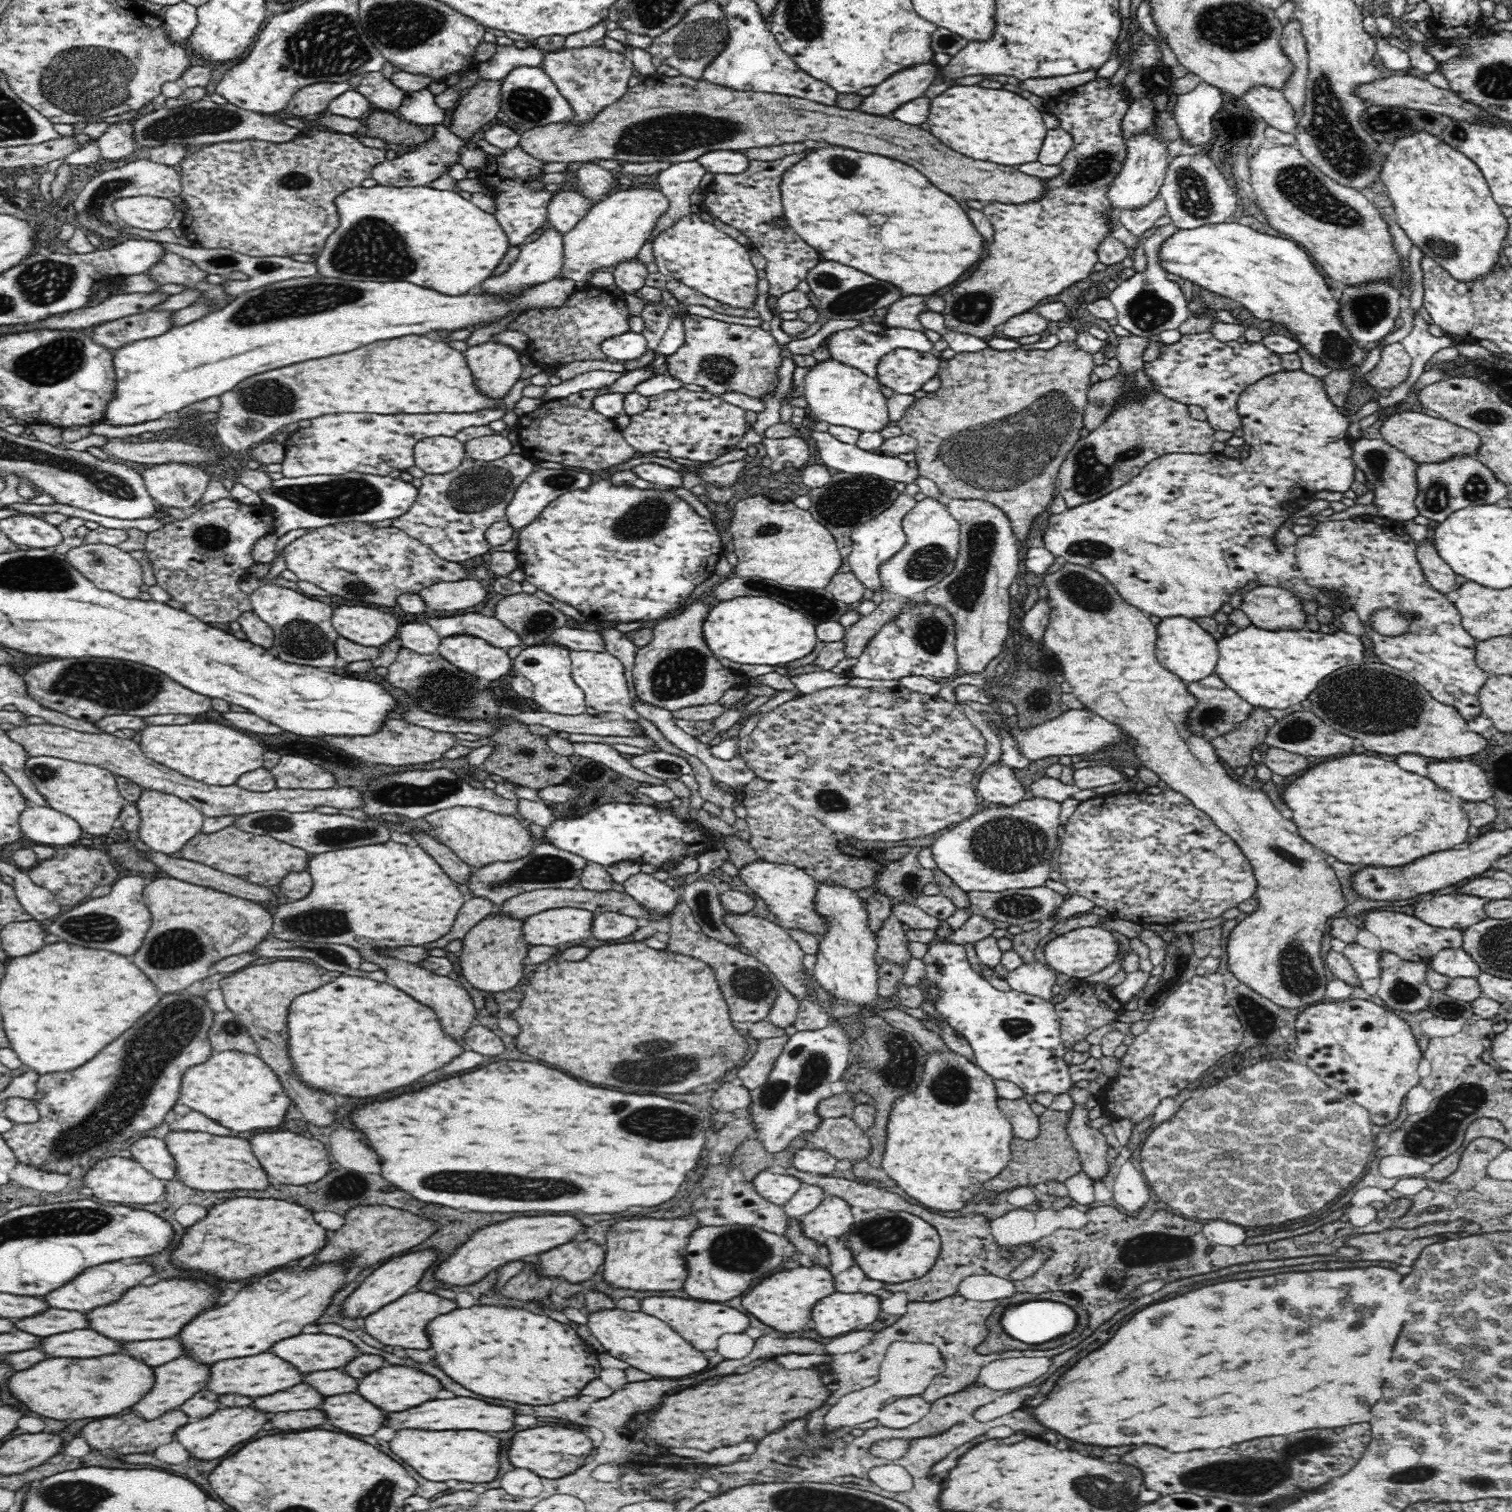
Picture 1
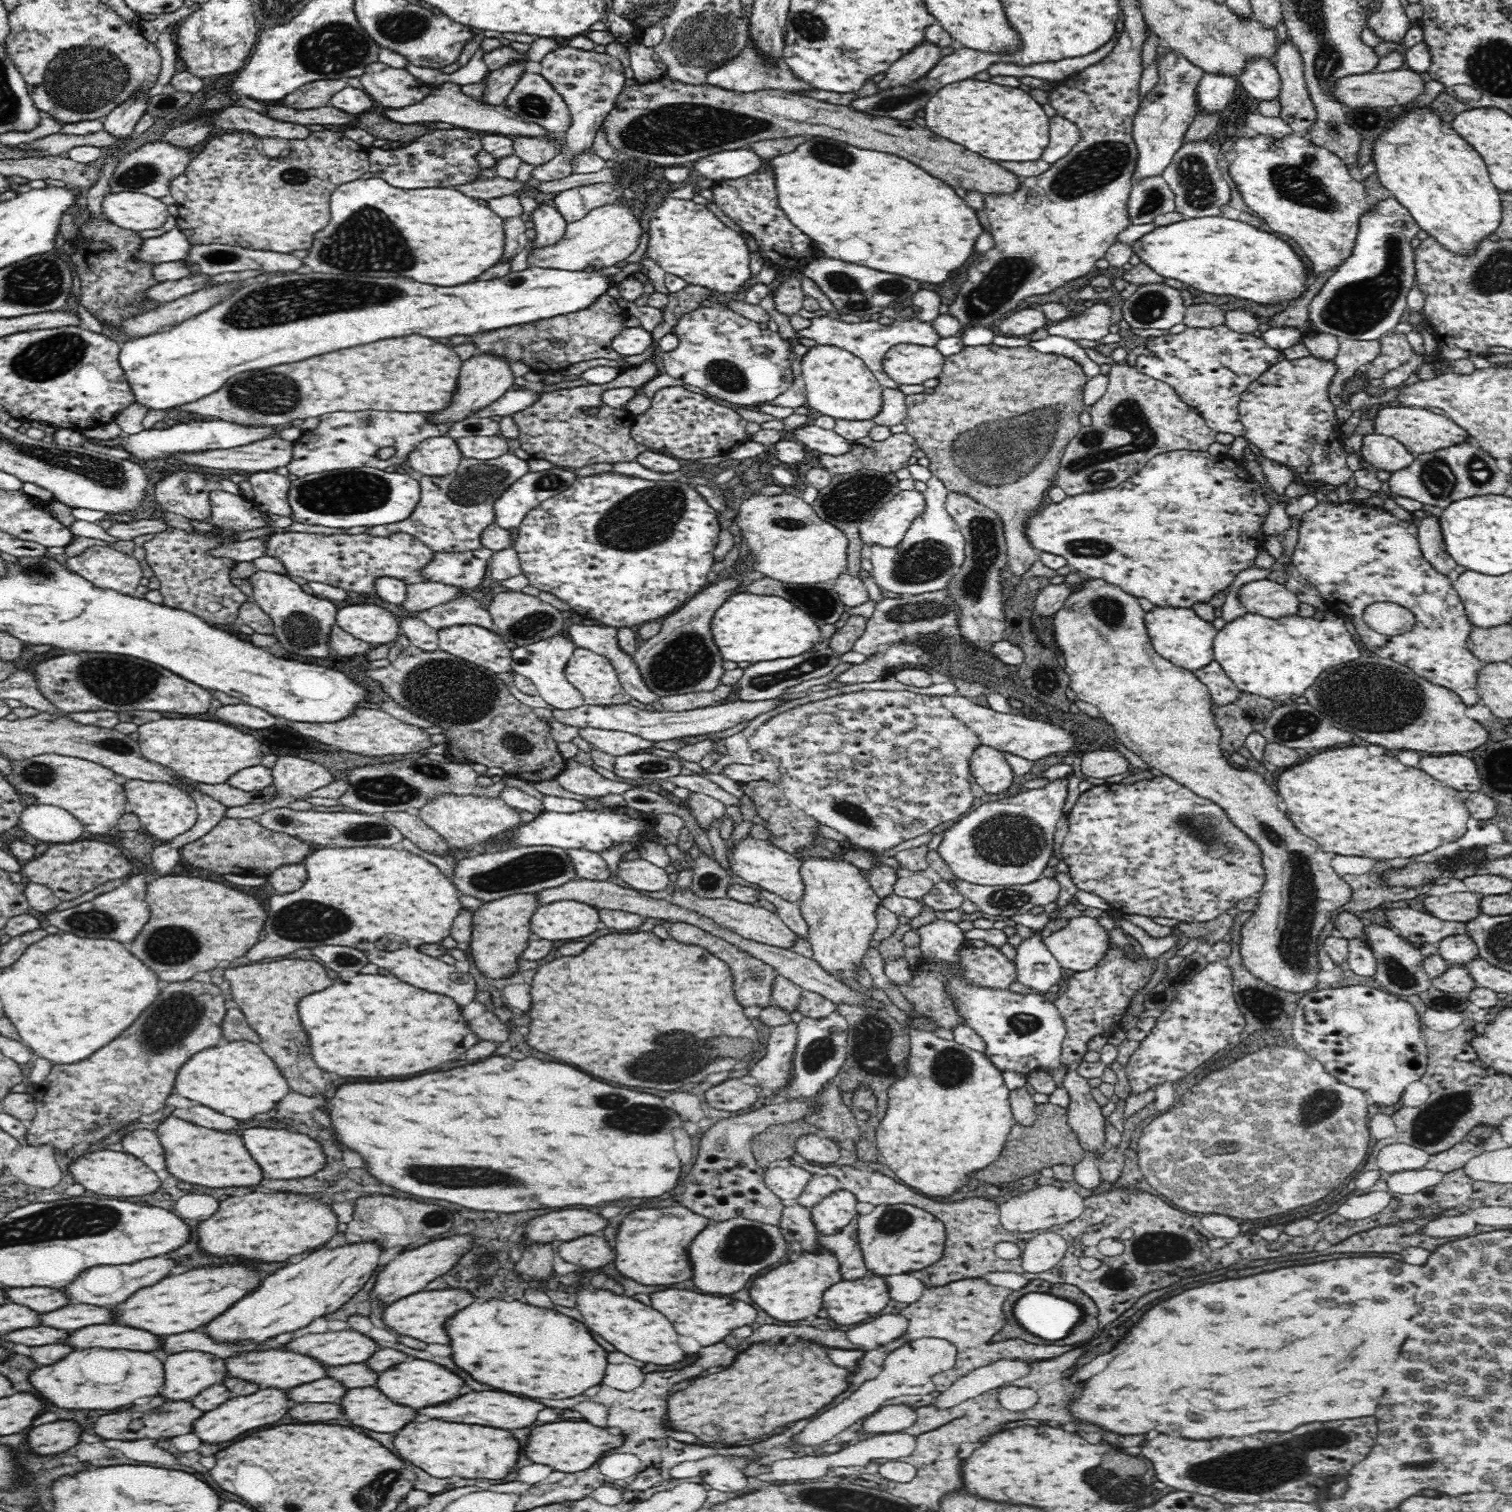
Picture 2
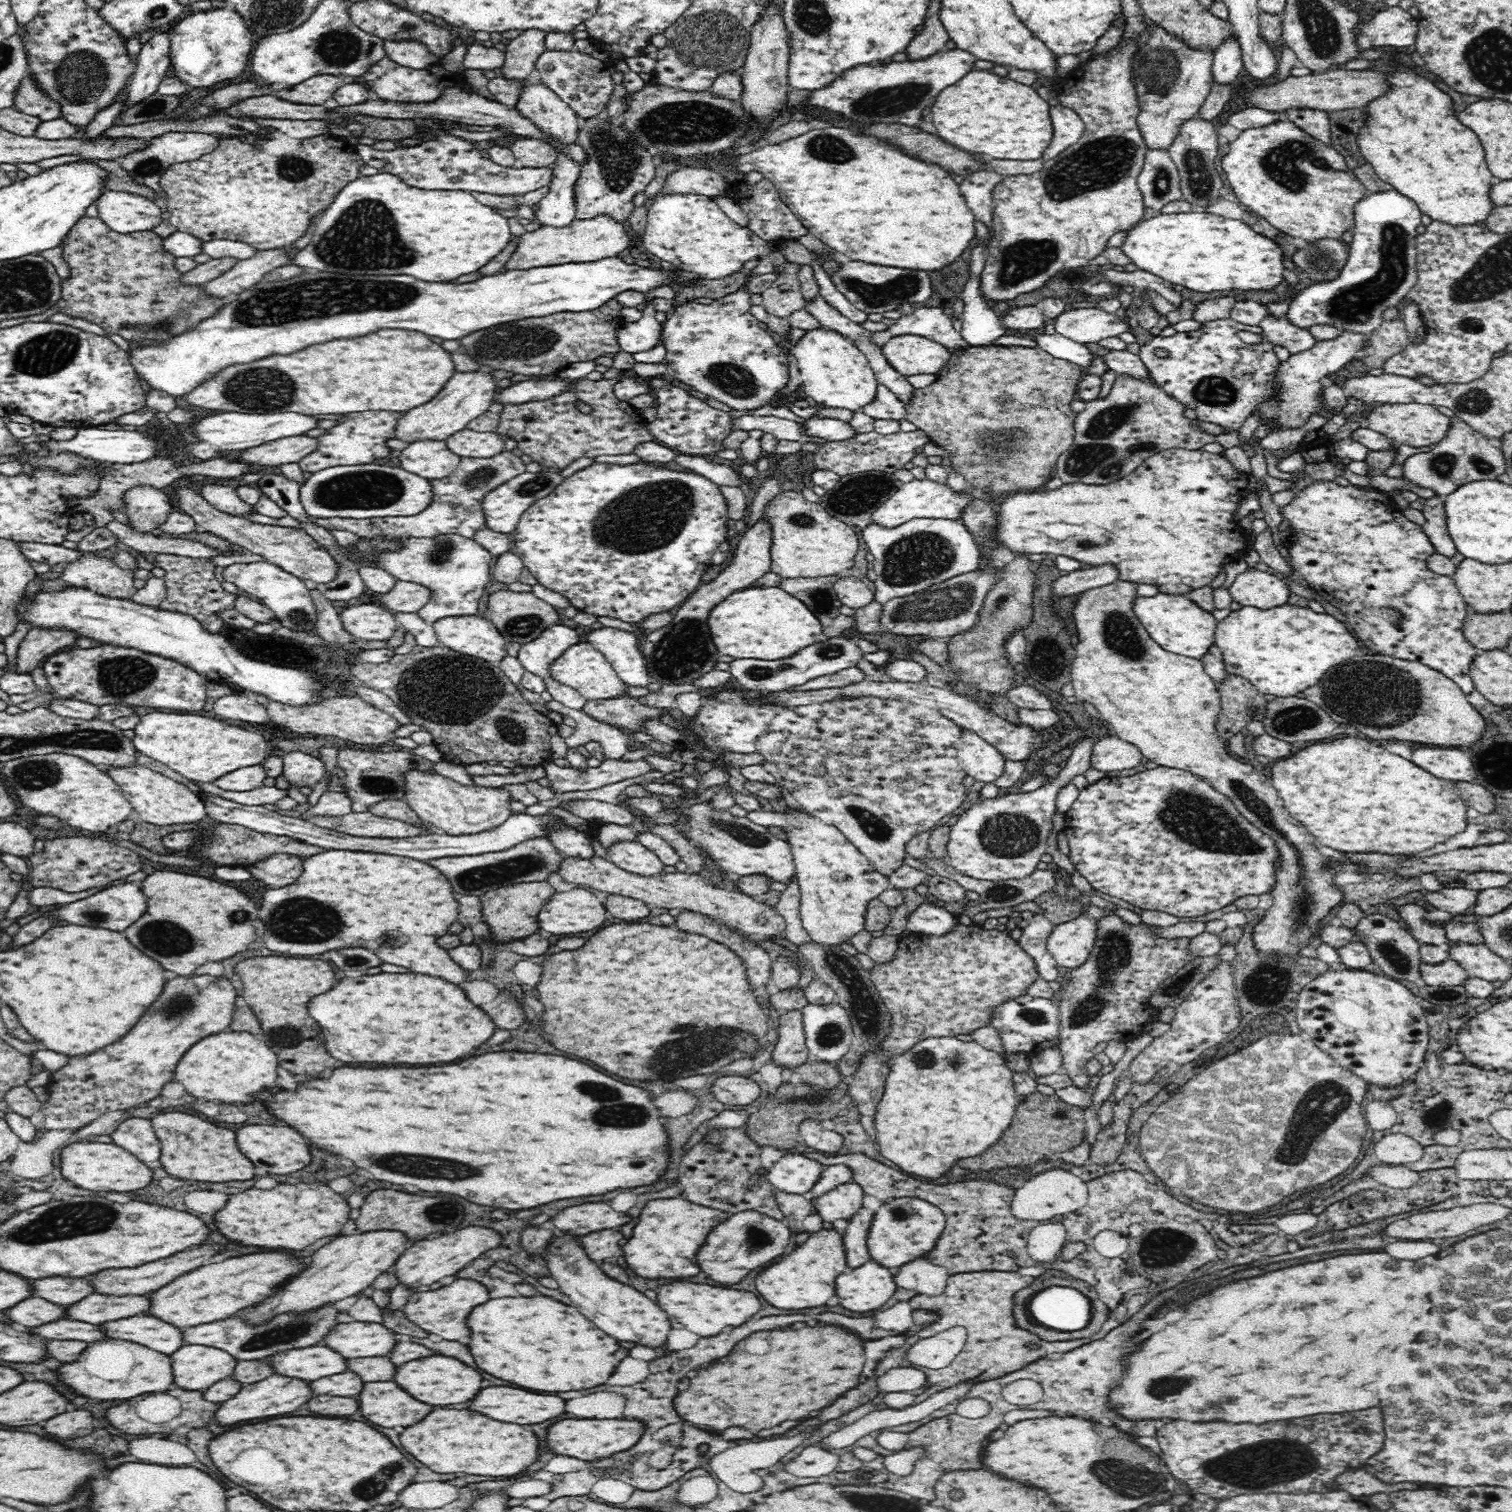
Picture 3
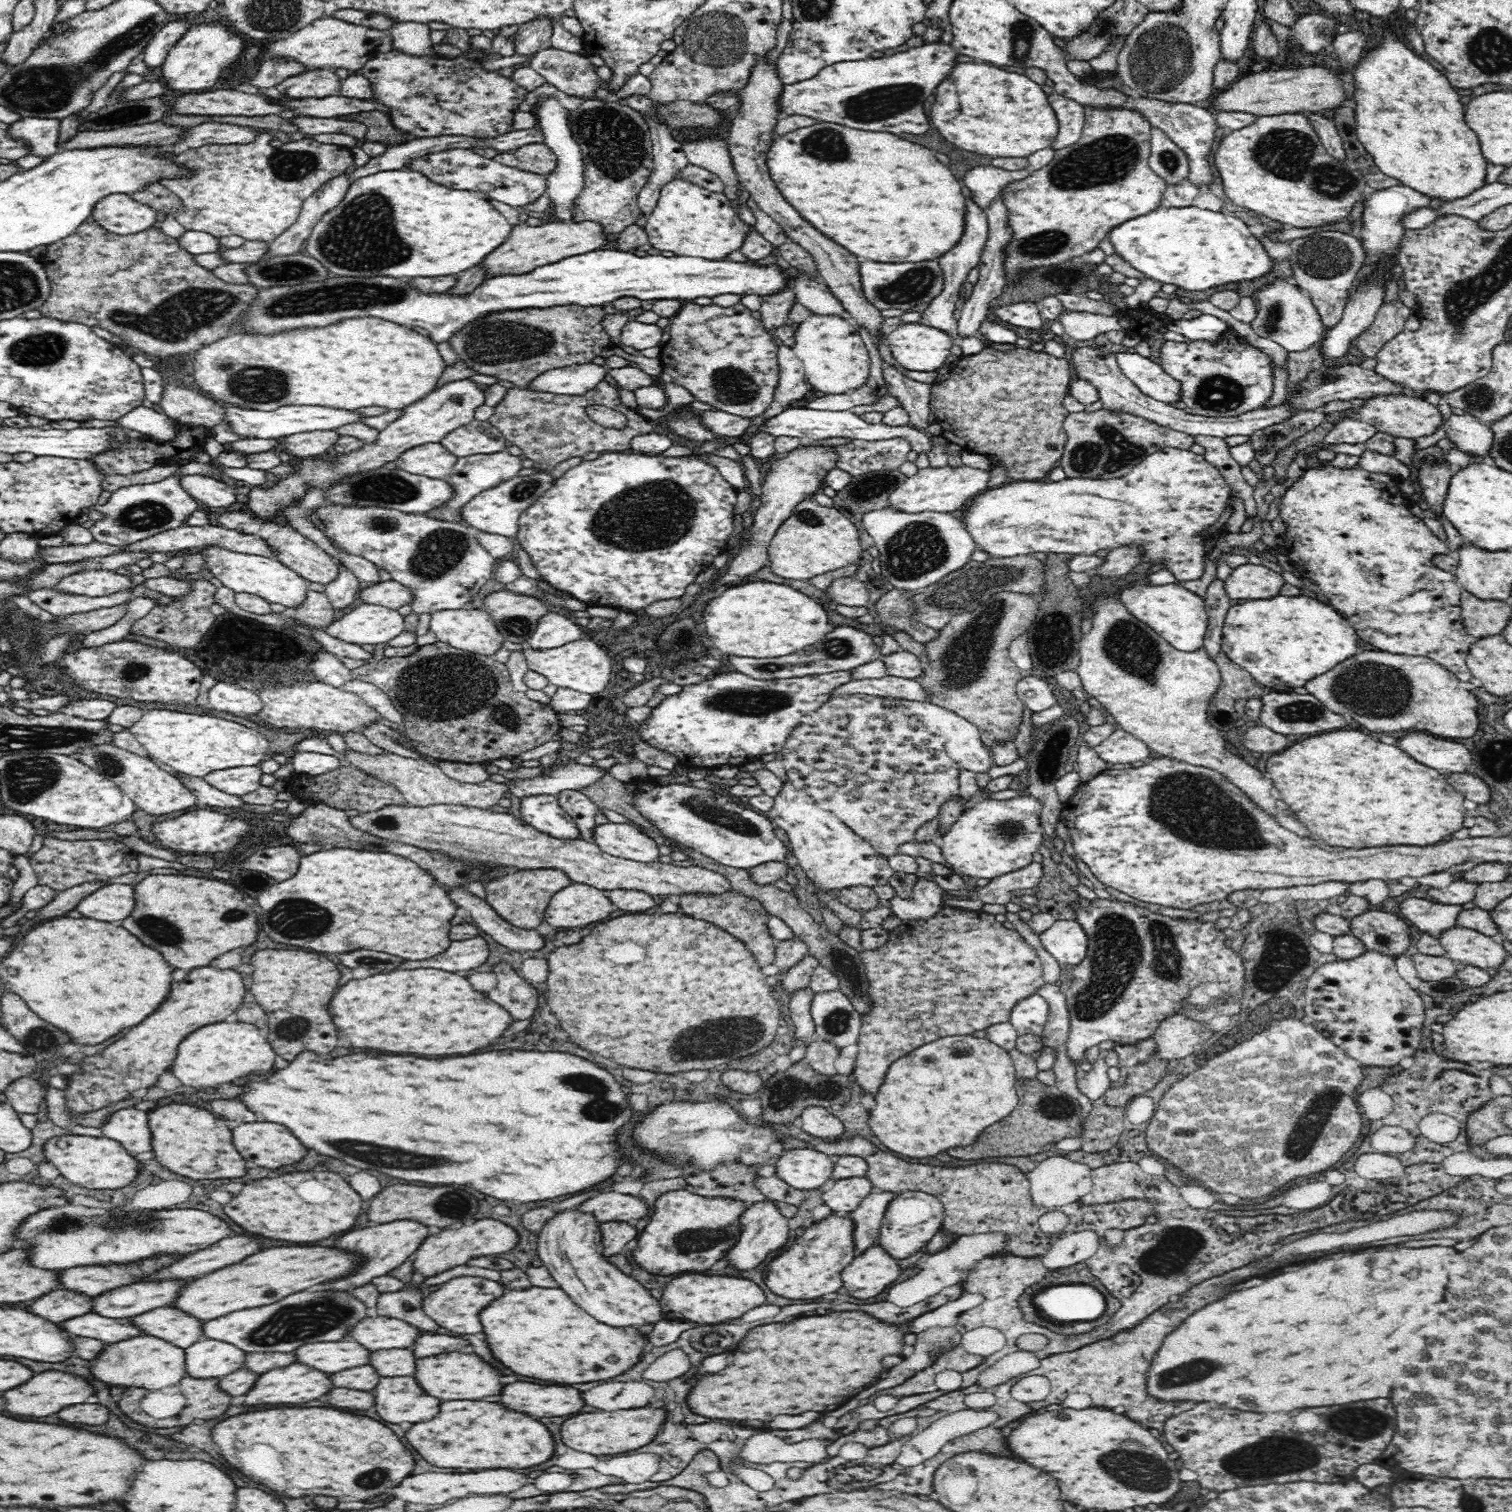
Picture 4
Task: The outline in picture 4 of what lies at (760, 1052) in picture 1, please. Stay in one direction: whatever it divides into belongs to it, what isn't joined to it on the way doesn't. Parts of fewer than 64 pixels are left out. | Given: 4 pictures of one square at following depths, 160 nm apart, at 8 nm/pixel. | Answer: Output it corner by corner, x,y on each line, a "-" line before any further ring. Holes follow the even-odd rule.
806,986
802,990
796,990
790,995
789,1001
789,1021
794,1027
795,1042
806,1043
810,1045
815,1038
815,1024
812,1020
810,1005
814,996
813,990

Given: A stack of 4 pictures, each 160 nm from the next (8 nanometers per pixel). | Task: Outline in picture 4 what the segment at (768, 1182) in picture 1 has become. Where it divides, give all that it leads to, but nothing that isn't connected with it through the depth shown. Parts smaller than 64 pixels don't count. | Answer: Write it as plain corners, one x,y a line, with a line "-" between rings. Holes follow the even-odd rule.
808,1147
785,1151
776,1166
776,1176
798,1190
818,1189
830,1180
835,1164
830,1156

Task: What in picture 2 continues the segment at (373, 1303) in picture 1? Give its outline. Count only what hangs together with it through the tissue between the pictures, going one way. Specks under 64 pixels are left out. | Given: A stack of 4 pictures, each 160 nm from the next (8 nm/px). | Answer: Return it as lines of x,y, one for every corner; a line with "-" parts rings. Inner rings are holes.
460,1234
460,1236
450,1236
444,1240
434,1240
430,1244
418,1243
413,1247
403,1250
395,1259
387,1263
382,1271
377,1273
373,1289
371,1290
371,1300
376,1299
389,1305
391,1302
410,1296
411,1294
424,1291
424,1287
438,1276
446,1274
458,1259
470,1250
472,1246
472,1236

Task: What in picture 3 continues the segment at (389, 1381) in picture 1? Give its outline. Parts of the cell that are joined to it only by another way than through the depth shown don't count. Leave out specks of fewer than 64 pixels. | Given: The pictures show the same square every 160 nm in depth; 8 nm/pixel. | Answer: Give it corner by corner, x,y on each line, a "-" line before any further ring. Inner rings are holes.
434,1354
399,1365
393,1381
399,1383
408,1394
412,1394
412,1398
420,1398
420,1402
432,1402
432,1406
448,1406
472,1398
480,1388
482,1376
456,1358

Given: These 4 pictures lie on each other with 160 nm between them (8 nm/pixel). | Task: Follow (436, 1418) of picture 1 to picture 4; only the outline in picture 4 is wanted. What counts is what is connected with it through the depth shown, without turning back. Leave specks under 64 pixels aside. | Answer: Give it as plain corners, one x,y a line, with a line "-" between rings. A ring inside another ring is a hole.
514,1382
504,1390
504,1398
498,1402
508,1402
516,1410
528,1410
536,1418
552,1418
576,1414
582,1408
580,1392
570,1386
540,1386
530,1382

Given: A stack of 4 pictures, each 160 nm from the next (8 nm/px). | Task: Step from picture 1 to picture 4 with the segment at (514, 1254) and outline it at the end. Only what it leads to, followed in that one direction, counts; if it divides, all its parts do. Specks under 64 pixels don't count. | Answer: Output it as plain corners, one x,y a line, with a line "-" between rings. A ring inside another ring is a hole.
604,1192
596,1198
584,1201
577,1207
580,1206
588,1206
588,1208
580,1209
592,1211
600,1223
613,1220
616,1222
640,1220
648,1214
648,1205
644,1199
628,1194
616,1194
616,1192

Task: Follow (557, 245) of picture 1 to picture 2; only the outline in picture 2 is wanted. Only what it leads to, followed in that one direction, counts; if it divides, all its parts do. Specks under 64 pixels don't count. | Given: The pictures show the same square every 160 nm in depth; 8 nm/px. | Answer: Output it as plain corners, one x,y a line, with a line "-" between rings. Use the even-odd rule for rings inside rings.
550,200
540,204
532,213
532,221
536,230
536,238
532,241
535,247
546,243
557,242
565,233
567,220

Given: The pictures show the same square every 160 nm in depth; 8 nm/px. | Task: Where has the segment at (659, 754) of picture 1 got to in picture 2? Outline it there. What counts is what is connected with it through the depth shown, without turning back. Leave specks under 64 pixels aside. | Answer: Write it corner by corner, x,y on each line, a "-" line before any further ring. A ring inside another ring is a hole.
632,753
615,758
613,772
622,778
637,781
660,782
683,772
681,762
654,753

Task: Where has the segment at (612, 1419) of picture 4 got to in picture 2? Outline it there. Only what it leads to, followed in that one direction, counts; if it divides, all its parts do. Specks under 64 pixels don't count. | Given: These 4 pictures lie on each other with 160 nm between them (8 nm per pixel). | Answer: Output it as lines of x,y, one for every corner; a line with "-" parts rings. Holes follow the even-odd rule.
552,1422
534,1428
528,1436
524,1446
524,1454
530,1462
545,1464
554,1471
580,1472
590,1468
596,1461
601,1460
604,1454
618,1448
626,1441
626,1435
612,1430
610,1427
592,1426
588,1422

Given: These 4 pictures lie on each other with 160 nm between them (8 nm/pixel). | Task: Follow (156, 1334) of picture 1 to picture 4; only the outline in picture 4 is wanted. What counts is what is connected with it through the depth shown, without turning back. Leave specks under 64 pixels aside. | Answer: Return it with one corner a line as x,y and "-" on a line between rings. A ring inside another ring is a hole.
324,1246
268,1248
248,1256
240,1264
220,1268
212,1274
206,1274
182,1286
174,1306
184,1306
184,1310
192,1310
192,1314
200,1314
196,1317
204,1318
203,1321
207,1322
244,1308
266,1306
294,1292
310,1288
314,1284
322,1284
322,1282
346,1276
348,1272
356,1270
358,1264
360,1264
358,1256
336,1248
324,1248

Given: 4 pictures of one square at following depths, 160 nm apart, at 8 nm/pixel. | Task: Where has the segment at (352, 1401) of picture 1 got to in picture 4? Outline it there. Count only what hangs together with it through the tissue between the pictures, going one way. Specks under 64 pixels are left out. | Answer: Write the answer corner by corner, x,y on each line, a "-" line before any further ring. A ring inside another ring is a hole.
389,1375
388,1377
382,1377
376,1388
372,1390
376,1404
376,1414
382,1418
382,1420
388,1420
392,1424
400,1424
400,1422
424,1422
428,1418
434,1418
438,1416
438,1408
440,1408
440,1400
428,1396
426,1390
418,1381
415,1375

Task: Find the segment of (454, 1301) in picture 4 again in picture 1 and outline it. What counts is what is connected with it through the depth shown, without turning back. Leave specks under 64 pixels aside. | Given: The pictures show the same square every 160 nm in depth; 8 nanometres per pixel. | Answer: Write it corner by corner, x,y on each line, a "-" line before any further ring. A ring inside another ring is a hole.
412,1290
403,1297
387,1304
387,1306
380,1308
380,1310
369,1314
365,1318
364,1328
360,1332
370,1334
372,1338
376,1338
388,1349
393,1346
402,1346
404,1349
426,1350
426,1348
430,1348
430,1342
428,1342
428,1336
426,1336
426,1324
432,1318
436,1318
440,1314
446,1314
446,1312
450,1312
454,1308
456,1308
456,1304
452,1300
440,1298
434,1292

